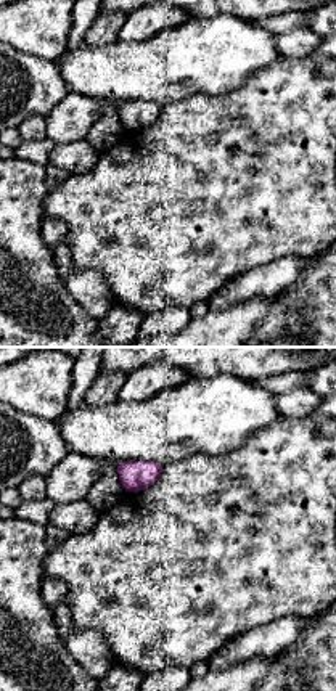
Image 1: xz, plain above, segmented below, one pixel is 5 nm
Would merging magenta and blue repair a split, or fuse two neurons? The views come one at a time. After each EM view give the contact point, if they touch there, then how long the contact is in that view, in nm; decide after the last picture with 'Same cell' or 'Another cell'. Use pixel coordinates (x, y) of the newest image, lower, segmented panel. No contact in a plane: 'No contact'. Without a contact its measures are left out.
No contact

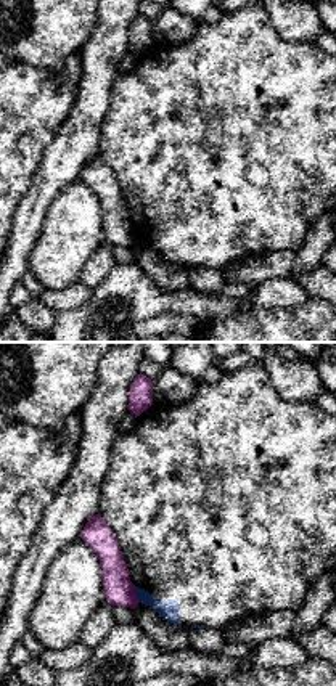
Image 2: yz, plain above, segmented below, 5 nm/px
Touches magenta at (134, 593). Shared border 100 nm

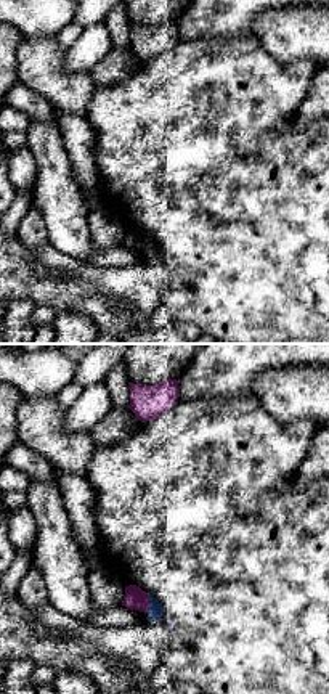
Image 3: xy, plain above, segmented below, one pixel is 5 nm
Touches magenta at (148, 603). Shared border 100 nm

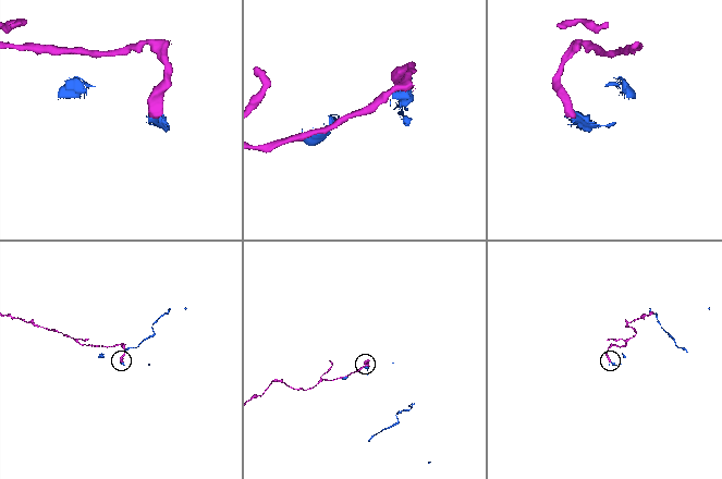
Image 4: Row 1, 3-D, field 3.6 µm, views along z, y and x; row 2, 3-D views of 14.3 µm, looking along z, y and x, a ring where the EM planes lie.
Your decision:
Another cell

